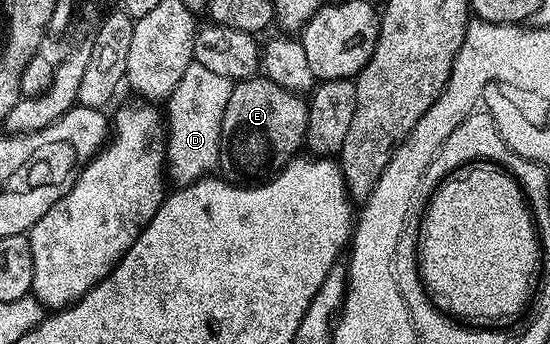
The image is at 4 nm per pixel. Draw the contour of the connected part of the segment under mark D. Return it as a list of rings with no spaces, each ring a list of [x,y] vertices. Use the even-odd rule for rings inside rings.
[[[194,61],[183,72],[183,80],[175,84],[175,92],[167,99],[165,139],[165,168],[168,181],[174,187],[190,186],[218,169],[223,112],[227,112],[227,100],[231,100],[233,88],[234,83],[227,76],[219,76]]]

